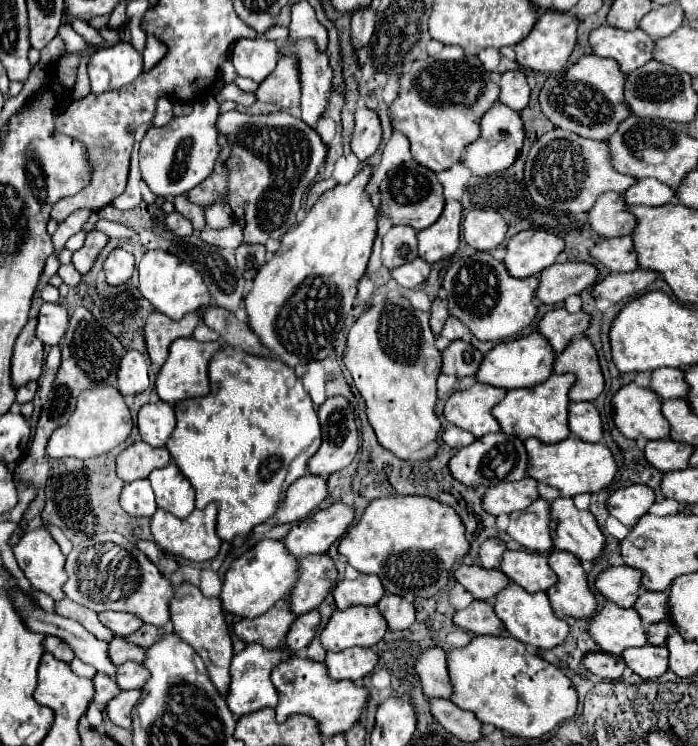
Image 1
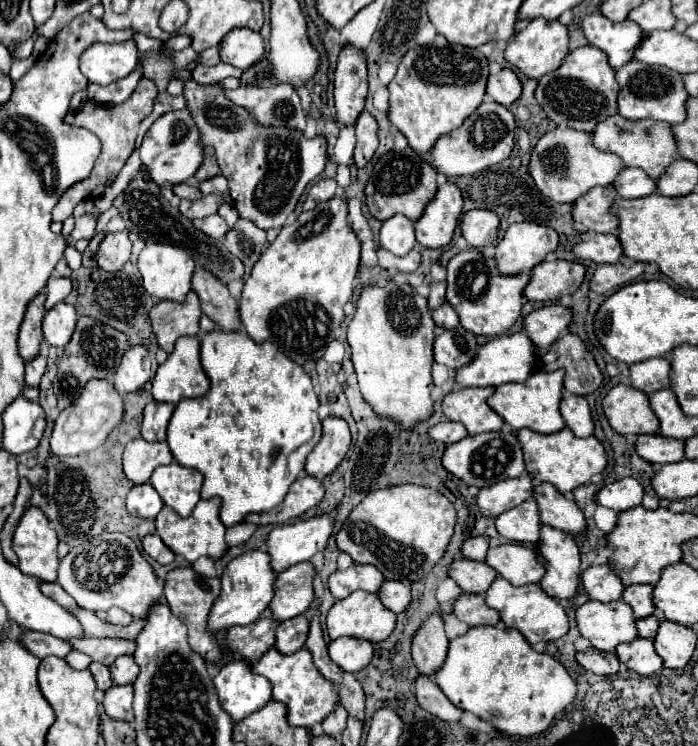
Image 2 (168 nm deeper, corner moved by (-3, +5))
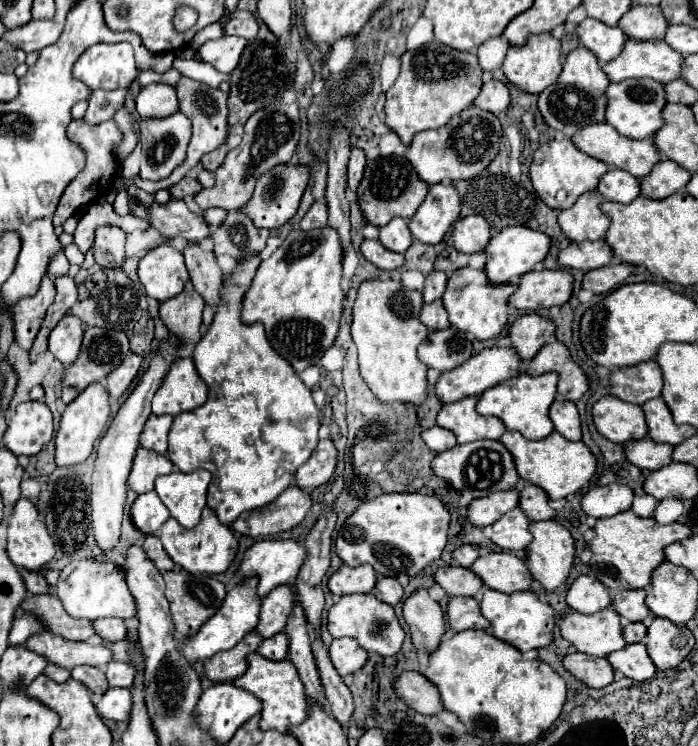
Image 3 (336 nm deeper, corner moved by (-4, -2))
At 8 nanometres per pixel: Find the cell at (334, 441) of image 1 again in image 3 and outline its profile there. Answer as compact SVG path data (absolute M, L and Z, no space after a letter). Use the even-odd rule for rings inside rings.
M324 439L312 451L312 457L296 471L296 487L310 491L330 481L336 469L336 447L332 439Z

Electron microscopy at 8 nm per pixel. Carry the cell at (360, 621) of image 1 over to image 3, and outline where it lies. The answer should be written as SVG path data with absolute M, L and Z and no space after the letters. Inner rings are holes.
M372 593L340 597L338 603L334 603L328 611L328 631L332 637L352 637L368 653L378 653L382 657L394 657L402 649L402 641L406 637L404 629L398 623L394 607L376 599Z

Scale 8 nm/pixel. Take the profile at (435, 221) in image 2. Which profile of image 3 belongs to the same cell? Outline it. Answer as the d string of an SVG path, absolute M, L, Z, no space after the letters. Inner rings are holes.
M436 183L430 187L416 215L408 221L408 227L418 241L436 245L444 239L446 231L458 219L458 215L460 215L458 191L452 185Z

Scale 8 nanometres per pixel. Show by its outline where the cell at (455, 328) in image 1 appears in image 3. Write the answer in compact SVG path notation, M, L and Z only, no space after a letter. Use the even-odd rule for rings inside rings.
M440 299L422 305L422 309L420 309L420 321L422 321L430 331L448 329L448 327L450 327L446 309L444 309L444 305L442 305Z

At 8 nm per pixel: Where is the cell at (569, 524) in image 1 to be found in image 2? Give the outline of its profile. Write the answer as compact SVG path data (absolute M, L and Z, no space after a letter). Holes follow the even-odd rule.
M545 482L535 486L533 498L539 506L541 524L567 532L571 536L587 534L587 522L583 510L577 506L575 500L565 498L553 484Z

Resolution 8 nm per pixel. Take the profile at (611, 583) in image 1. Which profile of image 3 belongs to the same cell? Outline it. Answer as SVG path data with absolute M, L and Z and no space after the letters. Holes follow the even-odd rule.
M580 575L568 589L566 603L570 609L578 613L596 613L600 609L606 609L612 603L612 597L608 589L596 579L588 575Z

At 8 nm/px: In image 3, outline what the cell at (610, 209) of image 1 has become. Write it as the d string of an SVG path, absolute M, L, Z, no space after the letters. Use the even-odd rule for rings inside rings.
M590 191L580 195L570 209L560 211L558 223L570 241L604 239L610 219L600 211L600 201L602 195L598 191Z

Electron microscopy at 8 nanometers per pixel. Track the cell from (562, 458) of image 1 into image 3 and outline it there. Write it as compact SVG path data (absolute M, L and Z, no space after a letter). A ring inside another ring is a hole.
M506 431L500 441L512 453L518 475L524 481L530 481L536 487L544 489L550 499L564 499L568 495L574 495L592 479L596 471L596 457L592 455L592 451L582 441L568 441L556 431L538 441L530 441L518 431Z

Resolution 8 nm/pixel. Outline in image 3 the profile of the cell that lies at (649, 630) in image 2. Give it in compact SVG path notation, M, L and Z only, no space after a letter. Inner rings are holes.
M628 623L622 629L622 637L626 643L642 643L646 635L646 627L642 623Z

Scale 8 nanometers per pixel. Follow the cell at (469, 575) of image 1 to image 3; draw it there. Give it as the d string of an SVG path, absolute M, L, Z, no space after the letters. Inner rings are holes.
M458 565L438 569L434 579L449 597L474 597L482 587L480 577L472 575L470 569L464 569L464 567L458 567Z

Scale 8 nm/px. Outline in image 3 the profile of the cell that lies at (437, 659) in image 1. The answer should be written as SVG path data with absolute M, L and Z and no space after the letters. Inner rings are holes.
M418 589L404 599L404 619L416 647L426 647L430 653L440 645L440 637L444 633L444 615L440 605L430 599L426 589Z

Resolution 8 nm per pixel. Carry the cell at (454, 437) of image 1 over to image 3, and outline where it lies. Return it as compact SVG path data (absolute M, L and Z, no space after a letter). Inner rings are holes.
M430 427L422 431L422 439L434 453L442 453L456 445L456 437L448 429L442 429L442 427Z

